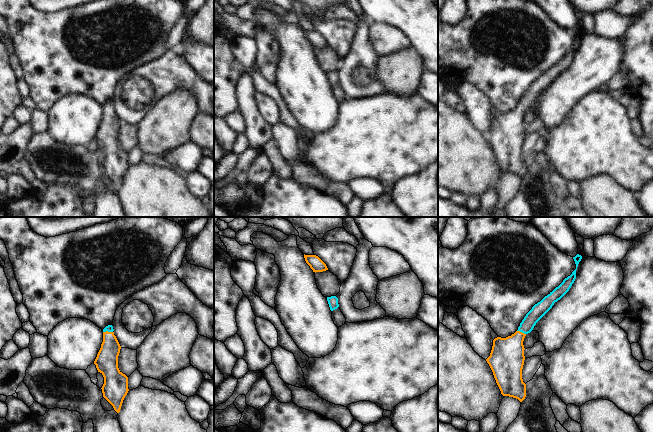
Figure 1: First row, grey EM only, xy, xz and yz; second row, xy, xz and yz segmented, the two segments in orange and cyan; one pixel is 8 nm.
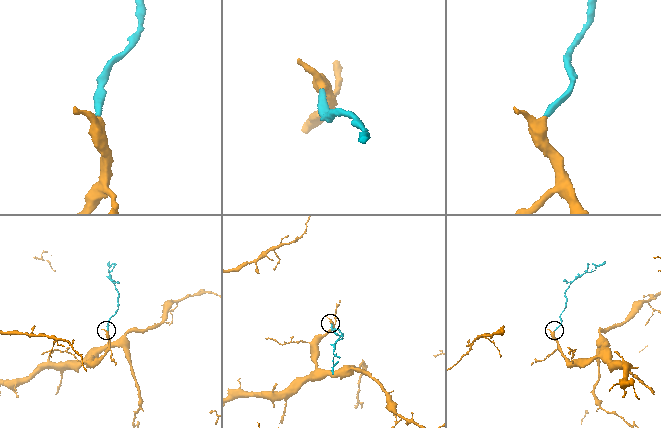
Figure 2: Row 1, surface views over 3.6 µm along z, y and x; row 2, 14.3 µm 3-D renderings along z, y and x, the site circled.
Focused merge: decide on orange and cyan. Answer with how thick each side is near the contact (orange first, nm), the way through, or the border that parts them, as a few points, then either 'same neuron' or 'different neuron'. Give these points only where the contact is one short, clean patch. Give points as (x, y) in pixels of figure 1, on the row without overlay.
calibres 280 and 110 nm; way yz (506, 135), (508, 128), (521, 108), (541, 84); same neuron

